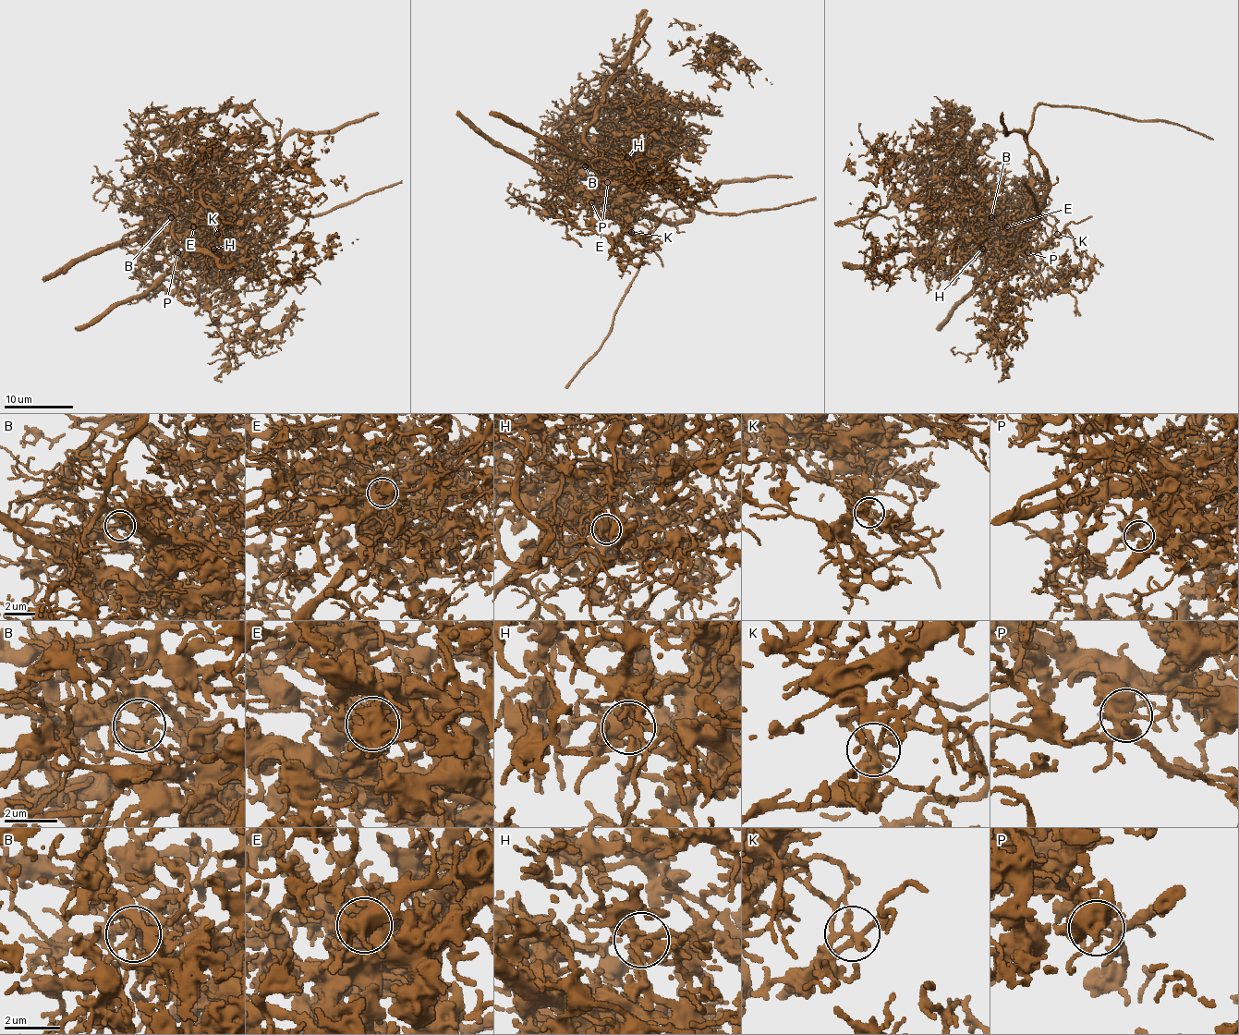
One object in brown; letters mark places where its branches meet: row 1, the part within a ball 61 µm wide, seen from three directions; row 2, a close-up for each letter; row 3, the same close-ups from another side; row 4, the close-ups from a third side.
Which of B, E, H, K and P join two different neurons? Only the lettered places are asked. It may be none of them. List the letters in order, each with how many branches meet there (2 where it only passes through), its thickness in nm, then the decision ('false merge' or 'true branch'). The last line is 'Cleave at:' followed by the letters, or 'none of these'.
B: branches 8; calibre 180 nm; false merge
E: branches 8; calibre 700 nm; false merge
H: branches 7; calibre 440 nm; true branch
K: branches 4; calibre 260 nm; false merge
P: branches 8; calibre 400 nm; true branch
Cleave at: B, E, K

